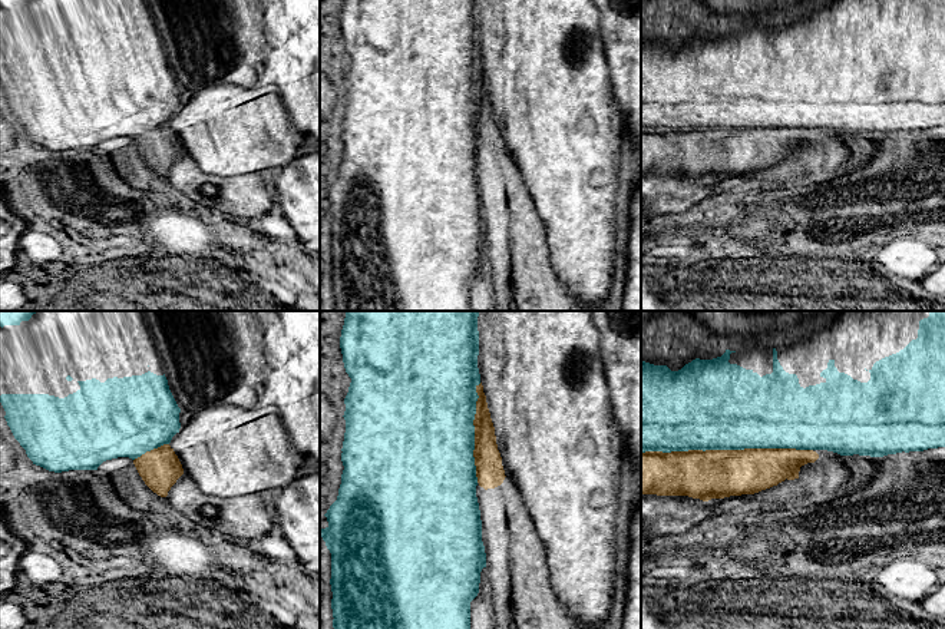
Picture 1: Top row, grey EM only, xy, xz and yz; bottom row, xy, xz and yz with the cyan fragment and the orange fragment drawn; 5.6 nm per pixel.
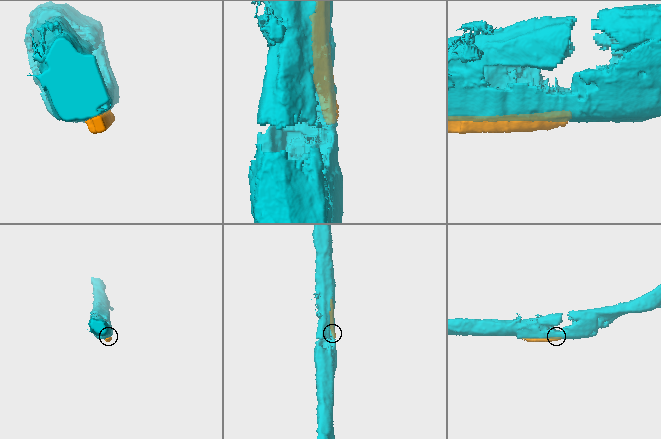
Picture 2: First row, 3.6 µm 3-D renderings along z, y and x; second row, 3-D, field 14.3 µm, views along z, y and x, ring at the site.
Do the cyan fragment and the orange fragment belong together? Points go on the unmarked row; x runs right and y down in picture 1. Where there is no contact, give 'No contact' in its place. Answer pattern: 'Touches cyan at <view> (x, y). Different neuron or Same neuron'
Touches cyan at yz (726, 128). Different neuron

